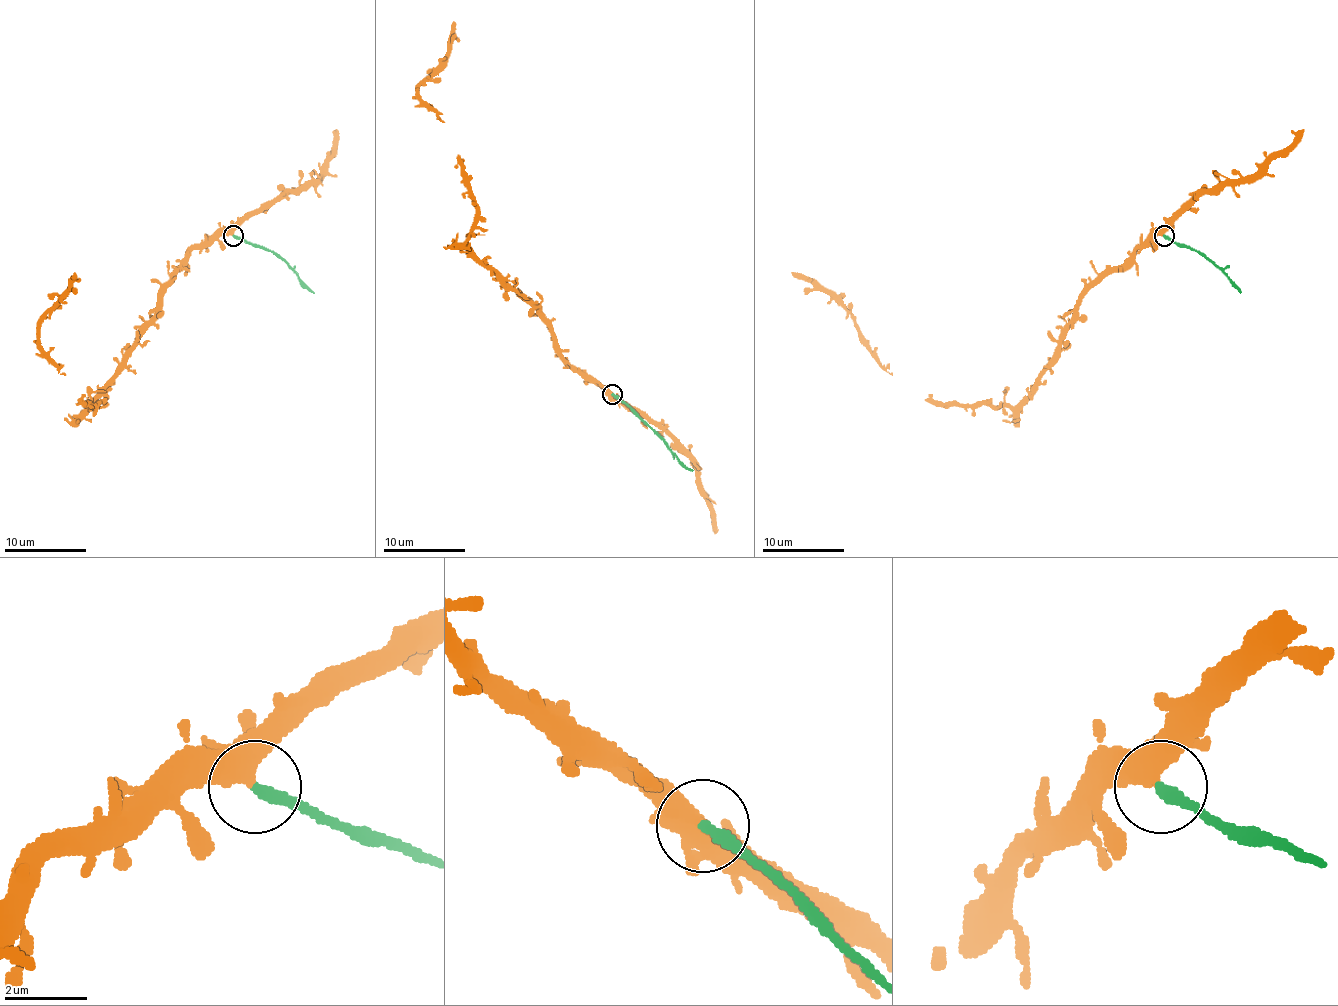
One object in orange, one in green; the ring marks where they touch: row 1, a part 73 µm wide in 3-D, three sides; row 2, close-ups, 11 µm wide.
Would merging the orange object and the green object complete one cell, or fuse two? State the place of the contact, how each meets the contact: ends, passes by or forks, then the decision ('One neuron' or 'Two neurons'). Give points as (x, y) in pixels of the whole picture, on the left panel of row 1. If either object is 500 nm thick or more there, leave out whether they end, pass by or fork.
Place: (233, 236). At the ring orange passes by. At the ring green ends. Two neurons

